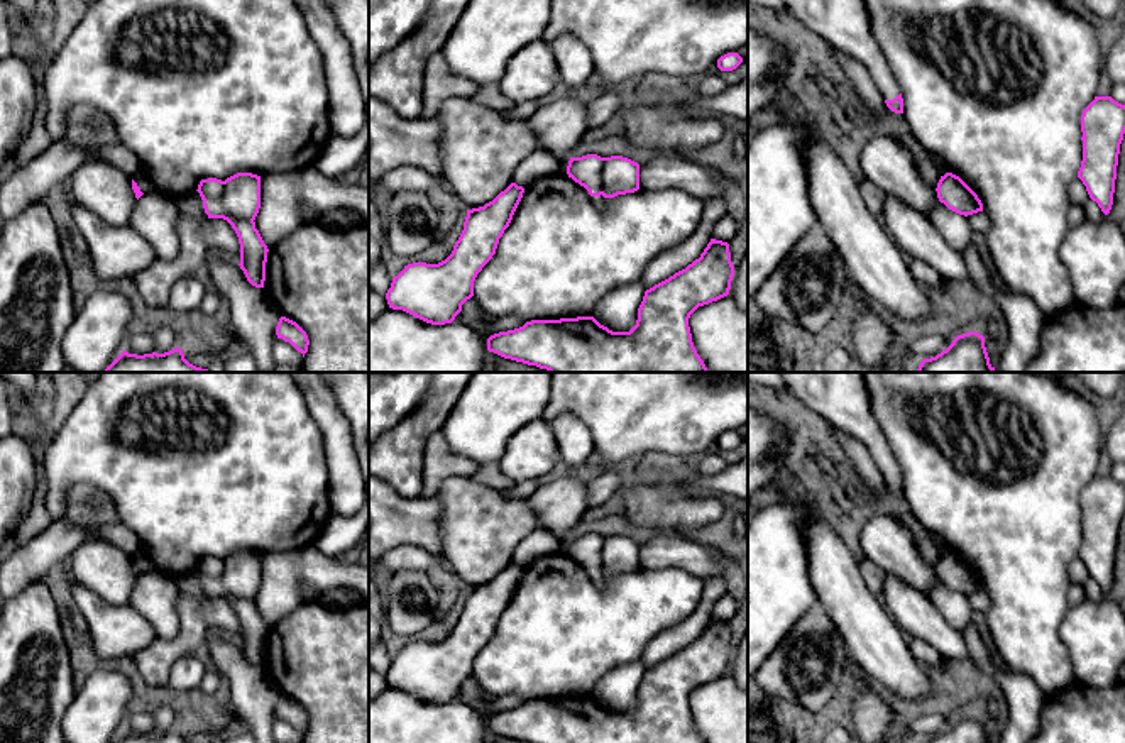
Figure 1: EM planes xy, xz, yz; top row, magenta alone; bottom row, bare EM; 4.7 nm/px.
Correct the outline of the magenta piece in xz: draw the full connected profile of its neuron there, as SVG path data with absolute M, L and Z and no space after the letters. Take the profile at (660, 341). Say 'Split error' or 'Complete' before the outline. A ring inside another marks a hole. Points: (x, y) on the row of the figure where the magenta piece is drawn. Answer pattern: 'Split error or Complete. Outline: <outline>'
Complete. Outline: M711 239L699 259L645 291L629 332L612 332L594 316L531 320L491 335L487 350L548 372L709 372L694 347L689 318L699 306L727 296L733 276L729 244Z

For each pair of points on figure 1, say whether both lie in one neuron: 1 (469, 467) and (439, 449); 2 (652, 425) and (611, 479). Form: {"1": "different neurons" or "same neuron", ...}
{"1": "same neuron", "2": "different neurons"}

